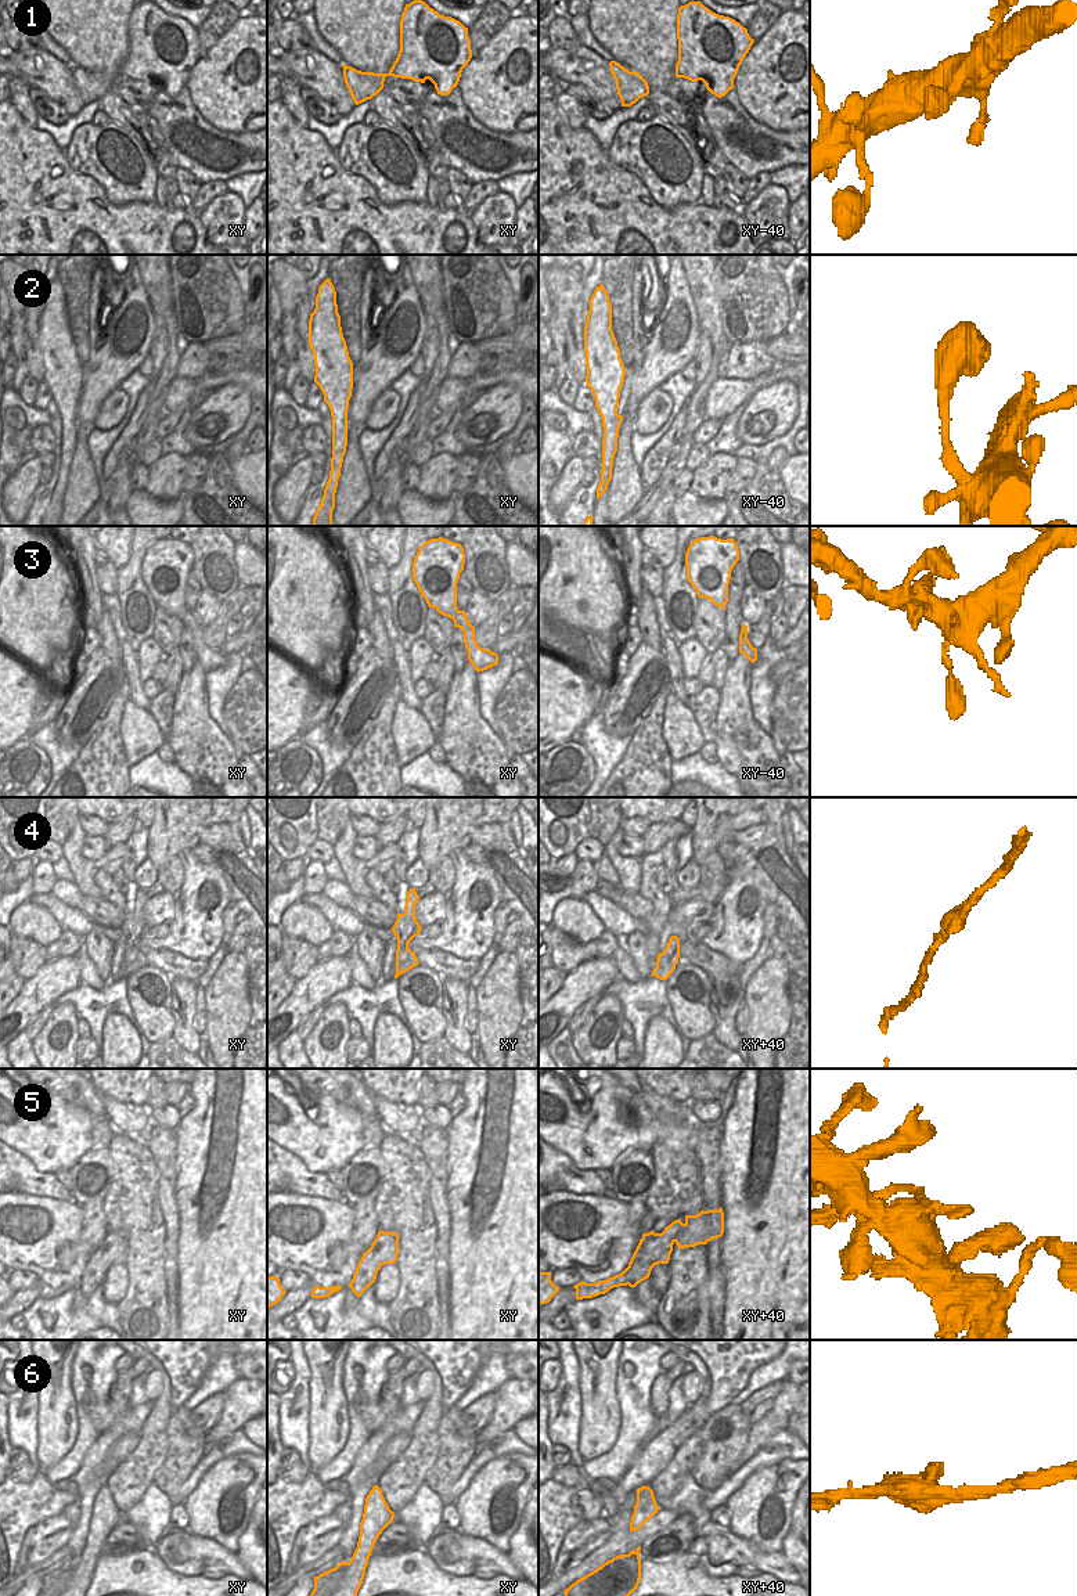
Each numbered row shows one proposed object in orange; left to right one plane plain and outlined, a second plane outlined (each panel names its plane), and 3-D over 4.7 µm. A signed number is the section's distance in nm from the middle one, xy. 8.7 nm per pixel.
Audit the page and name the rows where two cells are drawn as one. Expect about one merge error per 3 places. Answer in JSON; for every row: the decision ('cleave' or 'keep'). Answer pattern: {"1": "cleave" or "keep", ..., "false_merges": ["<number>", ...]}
{"1": "keep", "2": "keep", "3": "keep", "4": "keep", "5": "cleave", "6": "keep", "false_merges": ["5"]}

